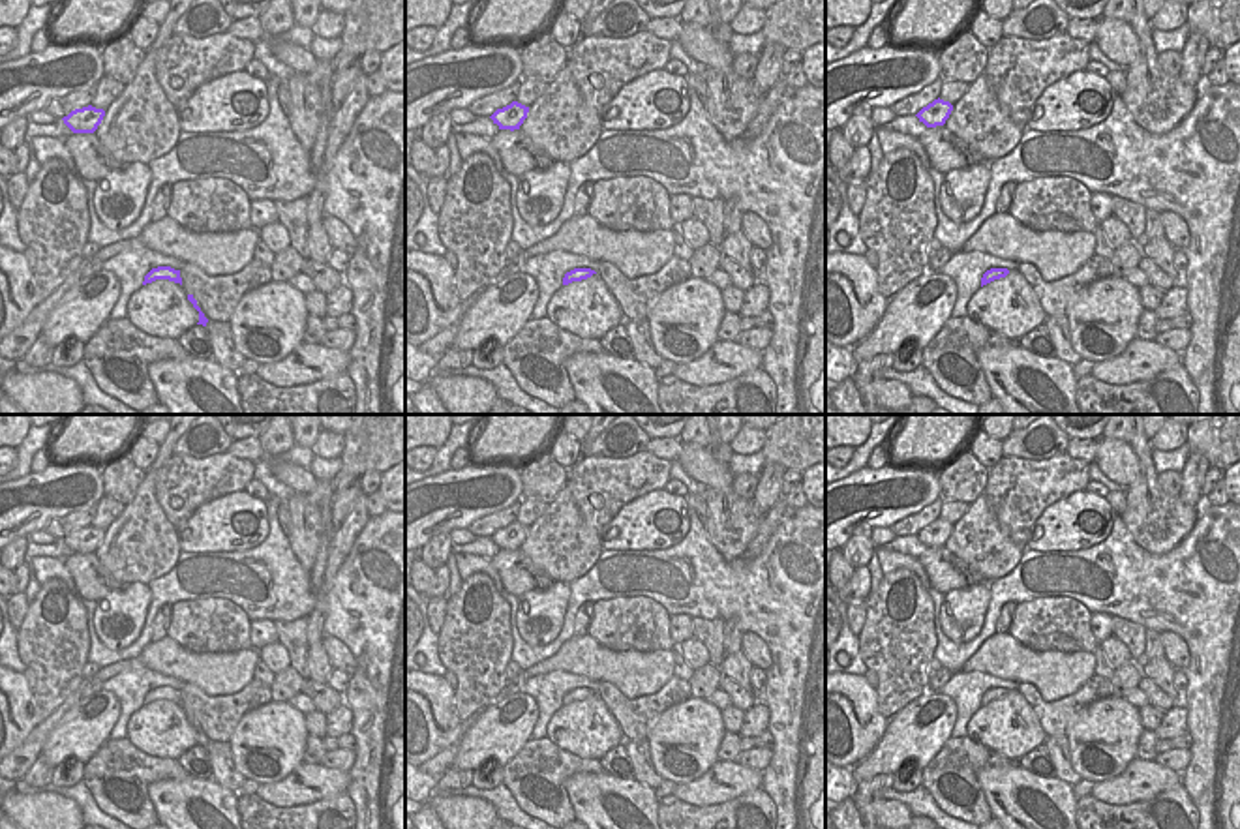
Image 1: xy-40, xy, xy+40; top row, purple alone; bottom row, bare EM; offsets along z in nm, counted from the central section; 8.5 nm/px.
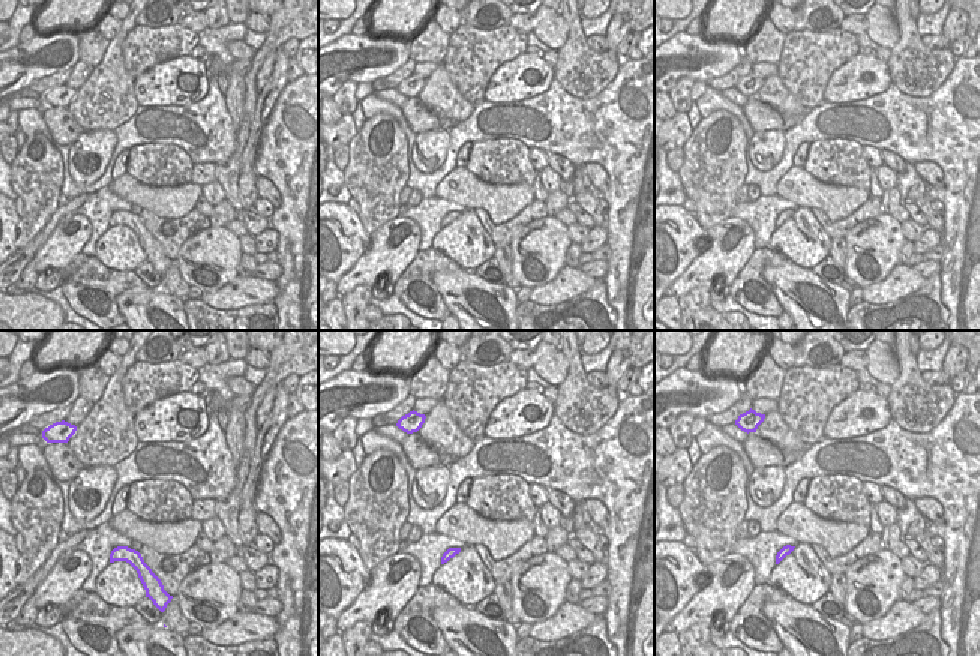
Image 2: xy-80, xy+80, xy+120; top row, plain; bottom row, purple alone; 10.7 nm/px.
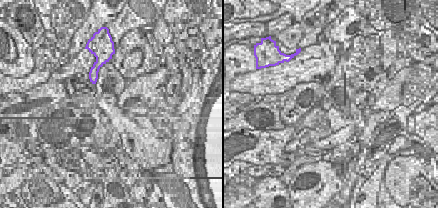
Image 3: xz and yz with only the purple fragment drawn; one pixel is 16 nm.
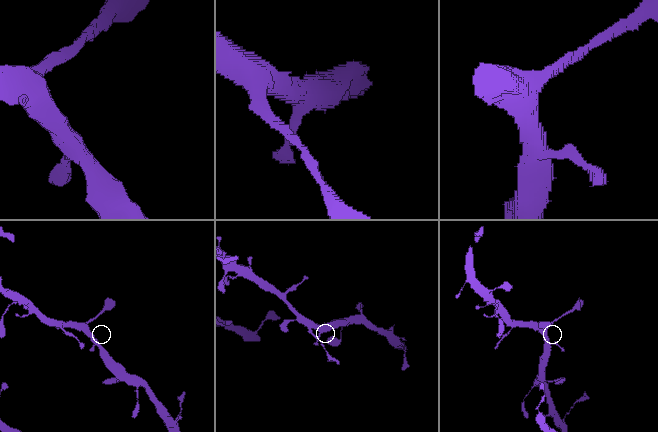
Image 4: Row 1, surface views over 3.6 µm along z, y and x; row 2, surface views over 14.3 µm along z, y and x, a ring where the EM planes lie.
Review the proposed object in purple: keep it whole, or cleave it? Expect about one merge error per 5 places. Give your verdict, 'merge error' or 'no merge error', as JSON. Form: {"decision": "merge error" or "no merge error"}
{"decision": "no merge error"}

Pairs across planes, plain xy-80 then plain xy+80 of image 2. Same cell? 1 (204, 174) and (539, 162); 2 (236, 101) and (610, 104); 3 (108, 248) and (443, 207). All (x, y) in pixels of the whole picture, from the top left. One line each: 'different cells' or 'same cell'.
1: same cell
2: different cells
3: different cells

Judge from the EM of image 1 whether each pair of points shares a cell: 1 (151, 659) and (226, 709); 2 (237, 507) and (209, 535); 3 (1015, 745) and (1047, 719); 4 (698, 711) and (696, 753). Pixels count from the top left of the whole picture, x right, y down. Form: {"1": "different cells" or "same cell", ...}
{"1": "different cells", "2": "same cell", "3": "different cells", "4": "same cell"}

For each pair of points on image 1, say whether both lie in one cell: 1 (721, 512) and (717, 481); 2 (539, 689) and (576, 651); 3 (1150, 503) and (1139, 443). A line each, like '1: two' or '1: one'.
1: two
2: two
3: one

